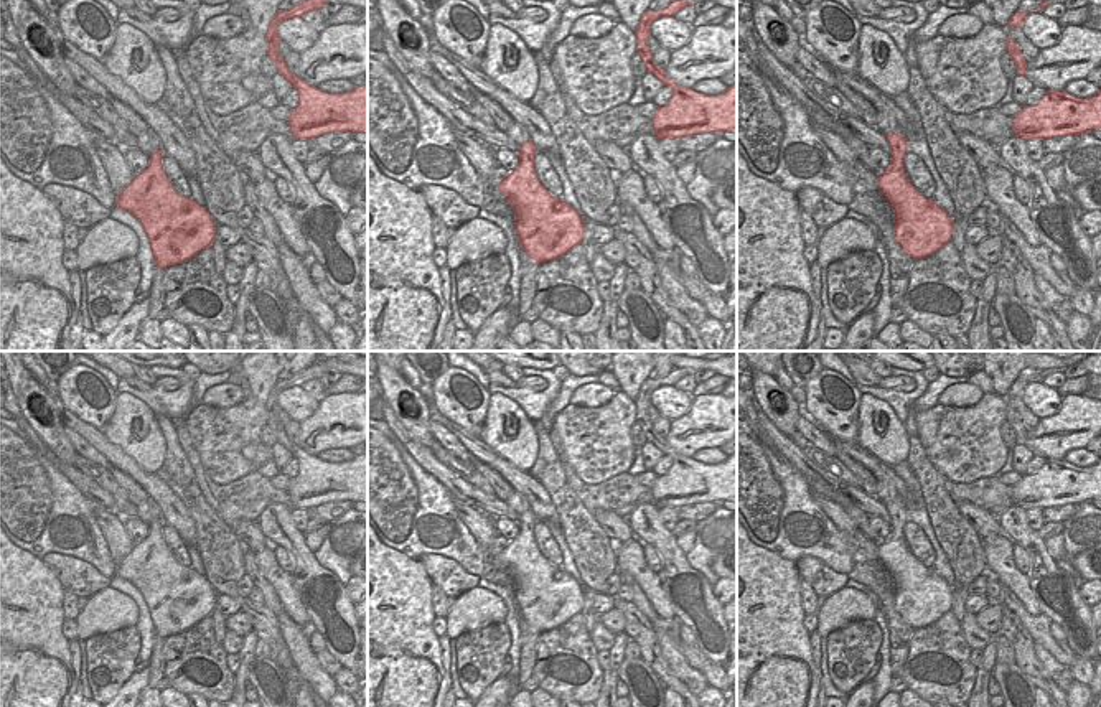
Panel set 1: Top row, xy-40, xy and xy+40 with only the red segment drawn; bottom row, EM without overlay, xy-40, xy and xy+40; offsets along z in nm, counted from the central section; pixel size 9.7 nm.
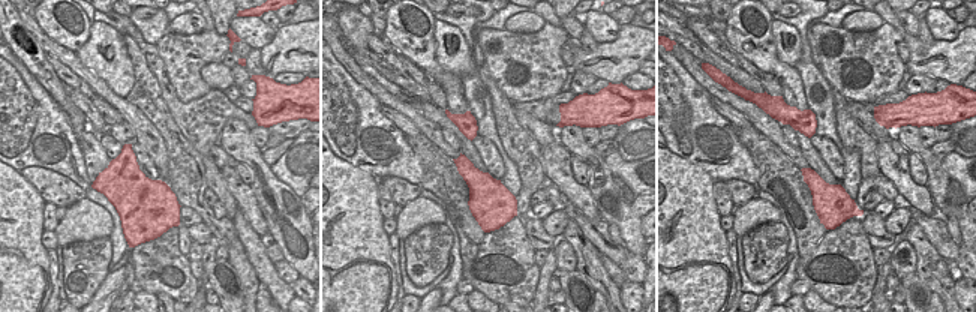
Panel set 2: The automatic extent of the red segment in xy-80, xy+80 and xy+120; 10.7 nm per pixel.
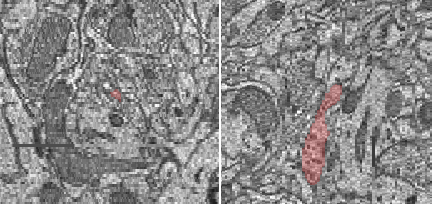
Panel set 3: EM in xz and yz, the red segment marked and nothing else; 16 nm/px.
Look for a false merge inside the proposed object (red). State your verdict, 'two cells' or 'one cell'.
one cell

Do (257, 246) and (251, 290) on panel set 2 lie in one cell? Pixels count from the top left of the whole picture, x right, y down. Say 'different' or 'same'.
different

